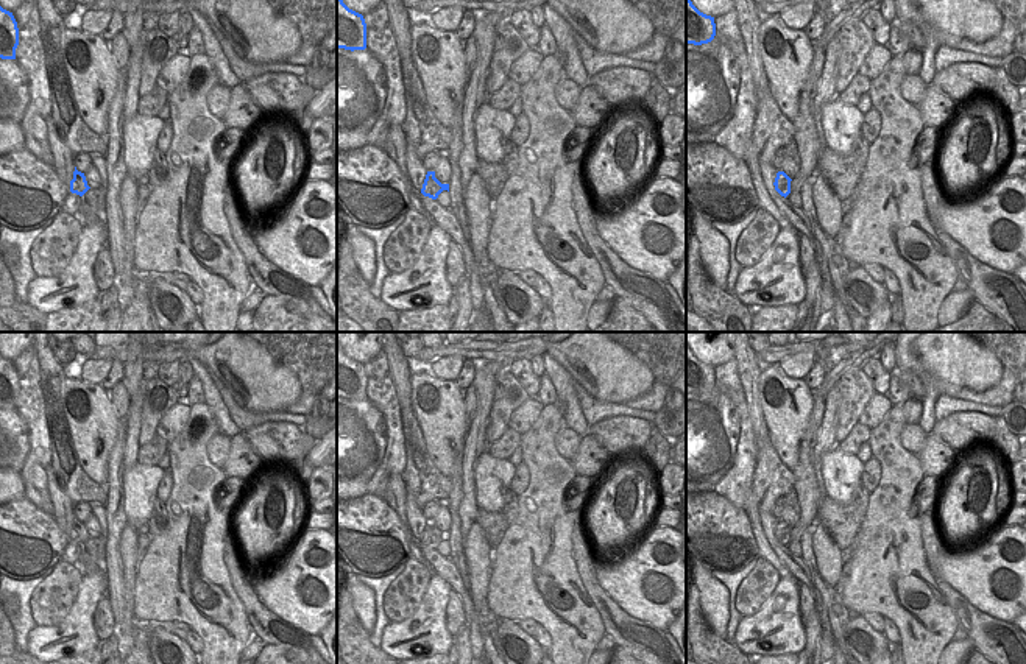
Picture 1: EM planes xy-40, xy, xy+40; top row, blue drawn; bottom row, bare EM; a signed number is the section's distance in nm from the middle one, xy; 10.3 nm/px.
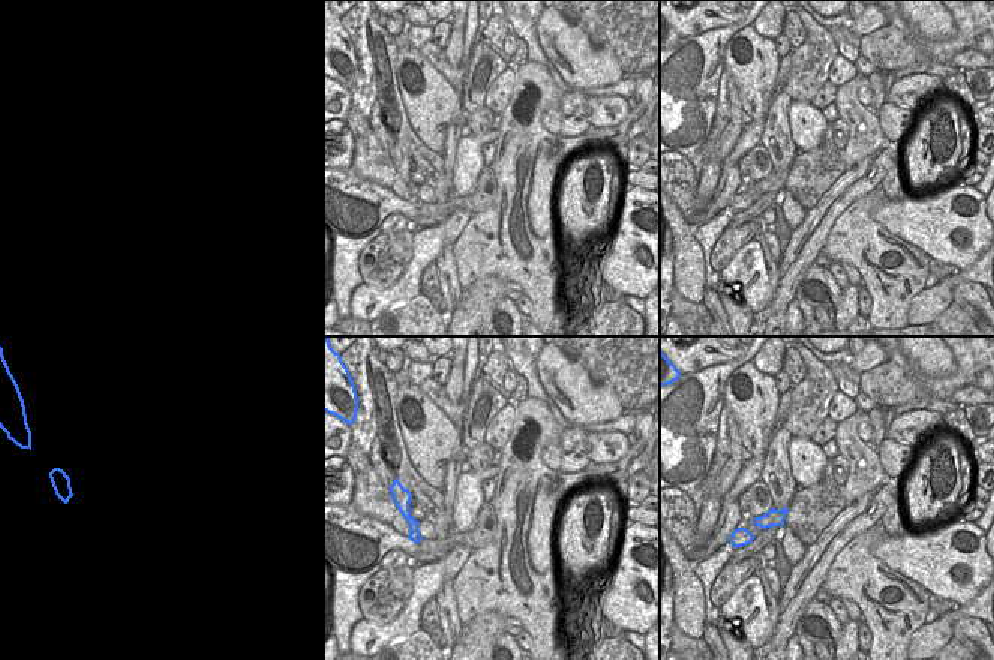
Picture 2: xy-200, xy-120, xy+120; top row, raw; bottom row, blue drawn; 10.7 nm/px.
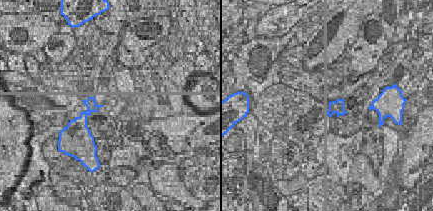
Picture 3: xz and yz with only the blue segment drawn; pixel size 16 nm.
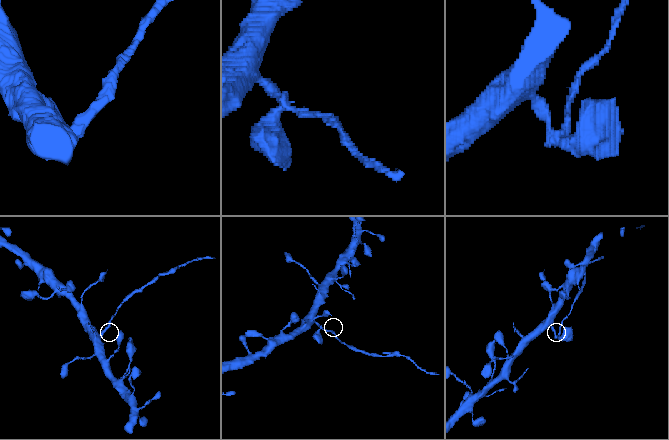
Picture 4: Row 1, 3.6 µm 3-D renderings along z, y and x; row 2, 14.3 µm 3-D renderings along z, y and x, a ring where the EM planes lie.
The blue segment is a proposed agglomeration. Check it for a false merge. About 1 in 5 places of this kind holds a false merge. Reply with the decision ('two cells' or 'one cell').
two cells

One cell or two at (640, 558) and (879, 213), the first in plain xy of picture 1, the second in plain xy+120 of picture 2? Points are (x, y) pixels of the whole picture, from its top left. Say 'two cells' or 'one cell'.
one cell

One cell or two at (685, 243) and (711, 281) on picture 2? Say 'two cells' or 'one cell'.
two cells

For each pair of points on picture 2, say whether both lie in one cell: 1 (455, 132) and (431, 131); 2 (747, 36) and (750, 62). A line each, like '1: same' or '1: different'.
1: different
2: same

